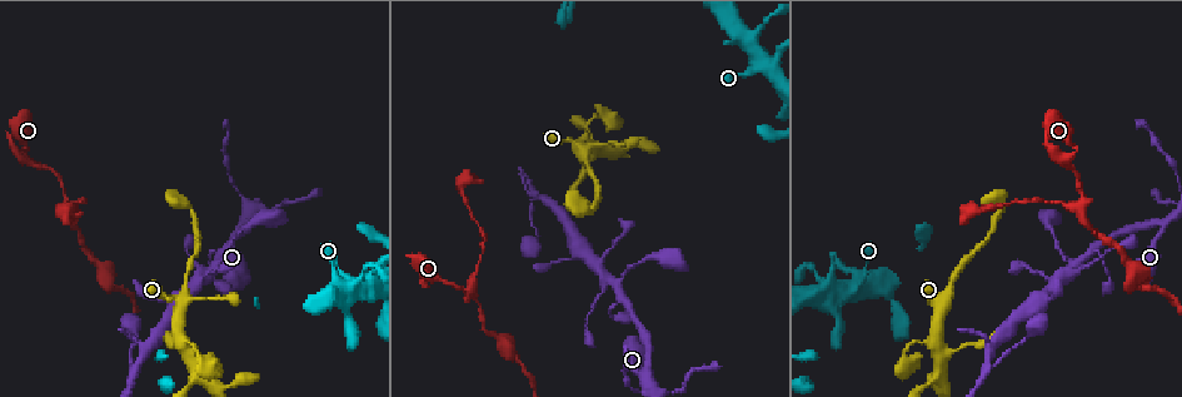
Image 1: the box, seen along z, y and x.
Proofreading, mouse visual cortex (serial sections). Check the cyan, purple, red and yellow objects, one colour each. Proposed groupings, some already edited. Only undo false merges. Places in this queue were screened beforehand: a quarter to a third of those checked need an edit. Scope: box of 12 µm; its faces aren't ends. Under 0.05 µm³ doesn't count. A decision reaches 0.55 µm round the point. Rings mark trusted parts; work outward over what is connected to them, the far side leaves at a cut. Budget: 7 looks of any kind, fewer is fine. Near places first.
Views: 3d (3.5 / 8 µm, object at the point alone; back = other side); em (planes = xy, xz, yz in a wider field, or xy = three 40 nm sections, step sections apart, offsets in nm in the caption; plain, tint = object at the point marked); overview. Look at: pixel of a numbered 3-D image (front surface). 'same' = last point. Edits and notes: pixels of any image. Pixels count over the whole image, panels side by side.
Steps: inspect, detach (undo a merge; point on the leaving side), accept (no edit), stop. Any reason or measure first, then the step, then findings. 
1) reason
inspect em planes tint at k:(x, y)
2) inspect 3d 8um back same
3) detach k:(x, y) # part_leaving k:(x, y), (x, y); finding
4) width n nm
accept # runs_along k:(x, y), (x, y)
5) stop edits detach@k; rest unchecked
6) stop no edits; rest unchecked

sharp bend
inspect 3d 3.5um at 1:(642, 375)

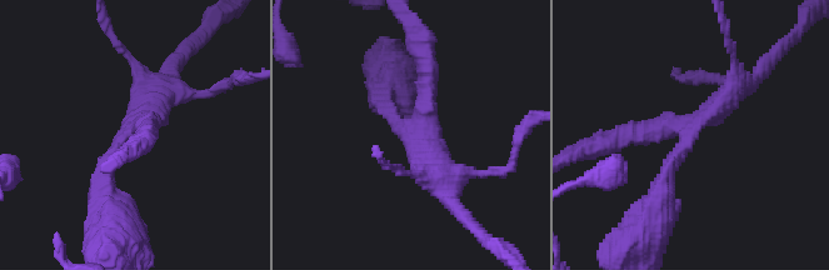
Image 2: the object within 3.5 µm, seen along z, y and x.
arms 3; arm_widths 250, 300, 350 nm; shape alone is not enough
inspect em xy step 1 tint at 2:(127, 136)

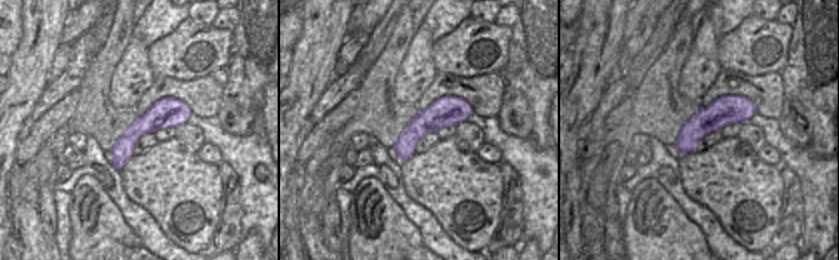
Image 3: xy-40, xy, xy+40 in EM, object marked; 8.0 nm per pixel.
accept # runs_along 3:(186, 110), (145, 123), (115, 161); all the same cell

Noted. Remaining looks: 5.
thin arm on a thick one
inspect 3d 3.5um at 1:(1076, 264)

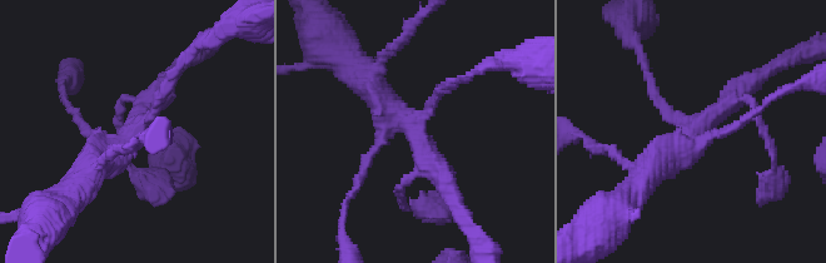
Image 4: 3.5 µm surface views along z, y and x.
arms 4; arm_widths 150, 150, 300, 350 nm
inspect em xy step 5 tint at 4:(696, 131)

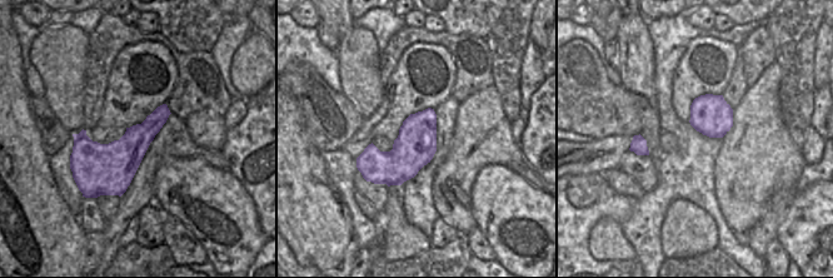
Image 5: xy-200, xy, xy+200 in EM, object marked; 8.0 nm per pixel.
inspect em xy step 3 tint same

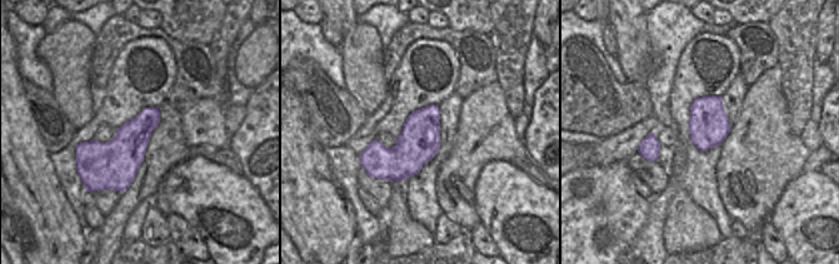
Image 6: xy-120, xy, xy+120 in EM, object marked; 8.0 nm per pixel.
accept # runs_along 4:(751, 80), (680, 154), (645, 177); continuous, no second cell

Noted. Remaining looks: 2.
thin arm on a thick one
inspect 3d 3.5um at 1:(594, 143)

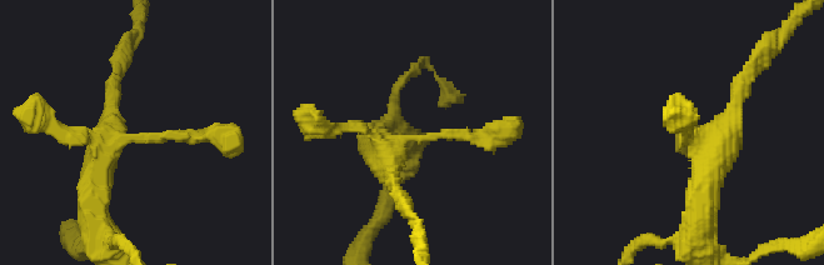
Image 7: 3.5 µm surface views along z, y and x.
inspect em xy step 5 tint at 7:(137, 135)

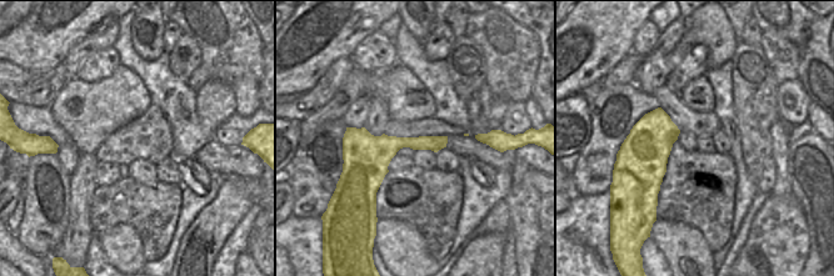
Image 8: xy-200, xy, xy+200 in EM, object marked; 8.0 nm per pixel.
accept # runs_along 7:(346, 128), (388, 153), (404, 140), (495, 130); continuous, no second cell

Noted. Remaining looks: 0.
stop no edits; rest unchecked

